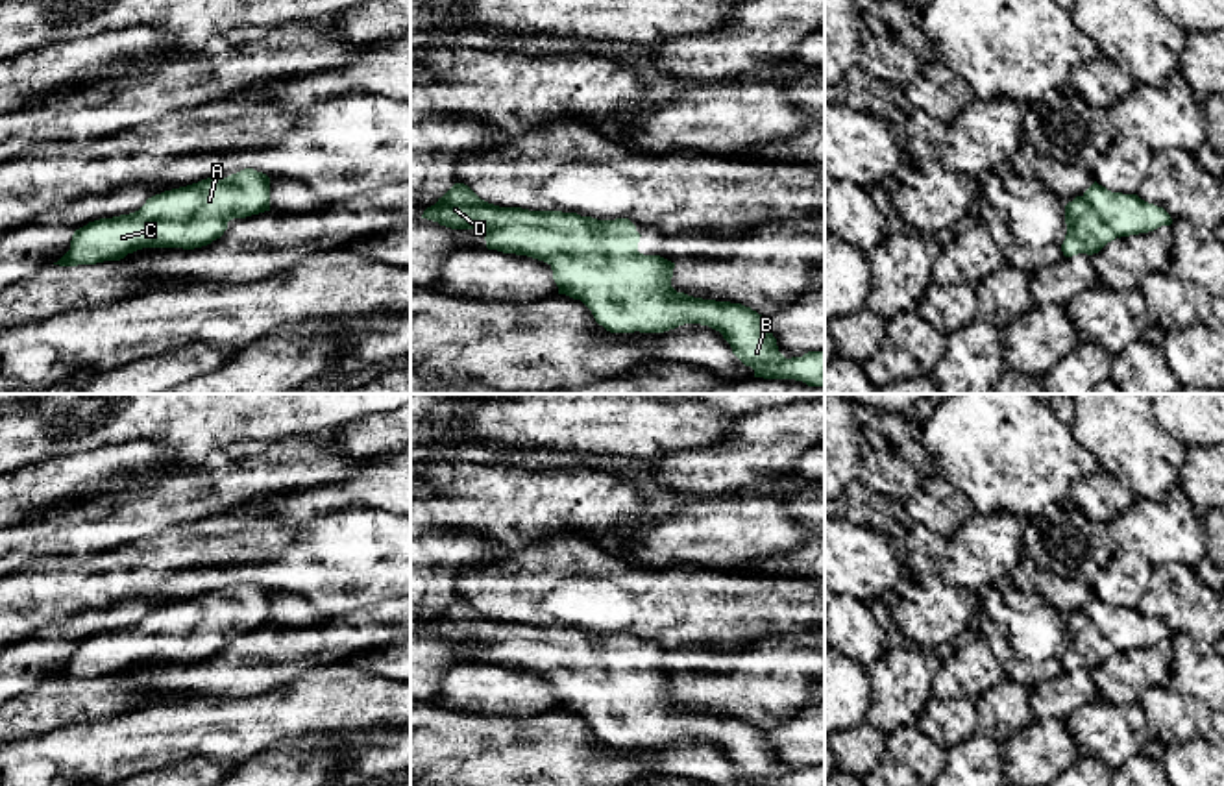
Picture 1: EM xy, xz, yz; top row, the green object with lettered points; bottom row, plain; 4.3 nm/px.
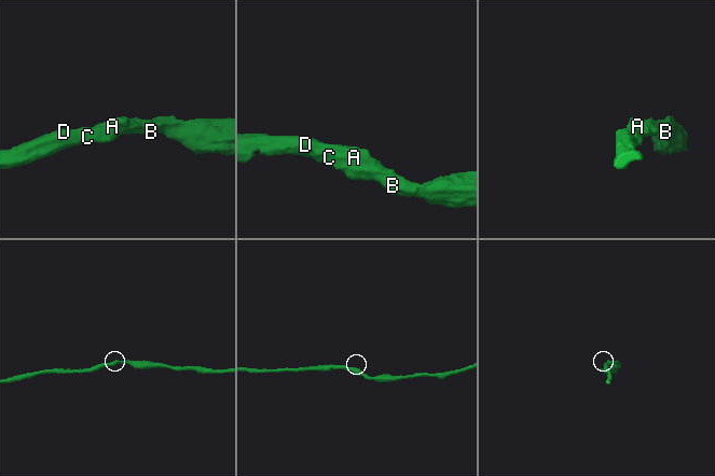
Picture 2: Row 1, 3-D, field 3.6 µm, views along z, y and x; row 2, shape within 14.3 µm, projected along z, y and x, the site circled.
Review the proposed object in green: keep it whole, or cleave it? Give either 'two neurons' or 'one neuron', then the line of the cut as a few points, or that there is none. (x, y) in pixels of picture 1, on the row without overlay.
one neuron; cut none

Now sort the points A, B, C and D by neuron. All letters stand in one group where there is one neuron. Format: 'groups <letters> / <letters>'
groups A B C D

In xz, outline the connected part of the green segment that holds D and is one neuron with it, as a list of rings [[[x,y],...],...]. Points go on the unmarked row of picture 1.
[[[455,597],[422,632],[451,644],[475,644],[486,662],[544,675],[553,684],[558,708],[581,714],[610,747],[664,747],[684,738],[708,740],[723,749],[732,768],[754,786],[825,786],[825,766],[786,773],[765,732],[741,718],[693,712],[671,701],[675,677],[638,666],[640,647],[629,632],[597,634],[577,627],[499,621]]]

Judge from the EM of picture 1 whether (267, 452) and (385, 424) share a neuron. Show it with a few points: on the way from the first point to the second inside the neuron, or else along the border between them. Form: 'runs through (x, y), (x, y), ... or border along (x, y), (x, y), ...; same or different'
border along (328, 435), (337, 454), (359, 461); different

